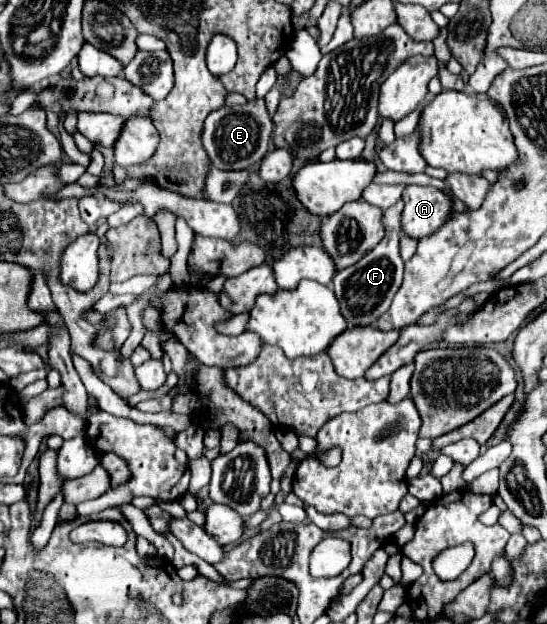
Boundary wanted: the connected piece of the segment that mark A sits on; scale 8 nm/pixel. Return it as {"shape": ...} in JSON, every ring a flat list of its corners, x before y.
{"shape":[[406,186,402,200,402,230,412,238,424,238,436,232,452,210,450,198,432,186]]}

